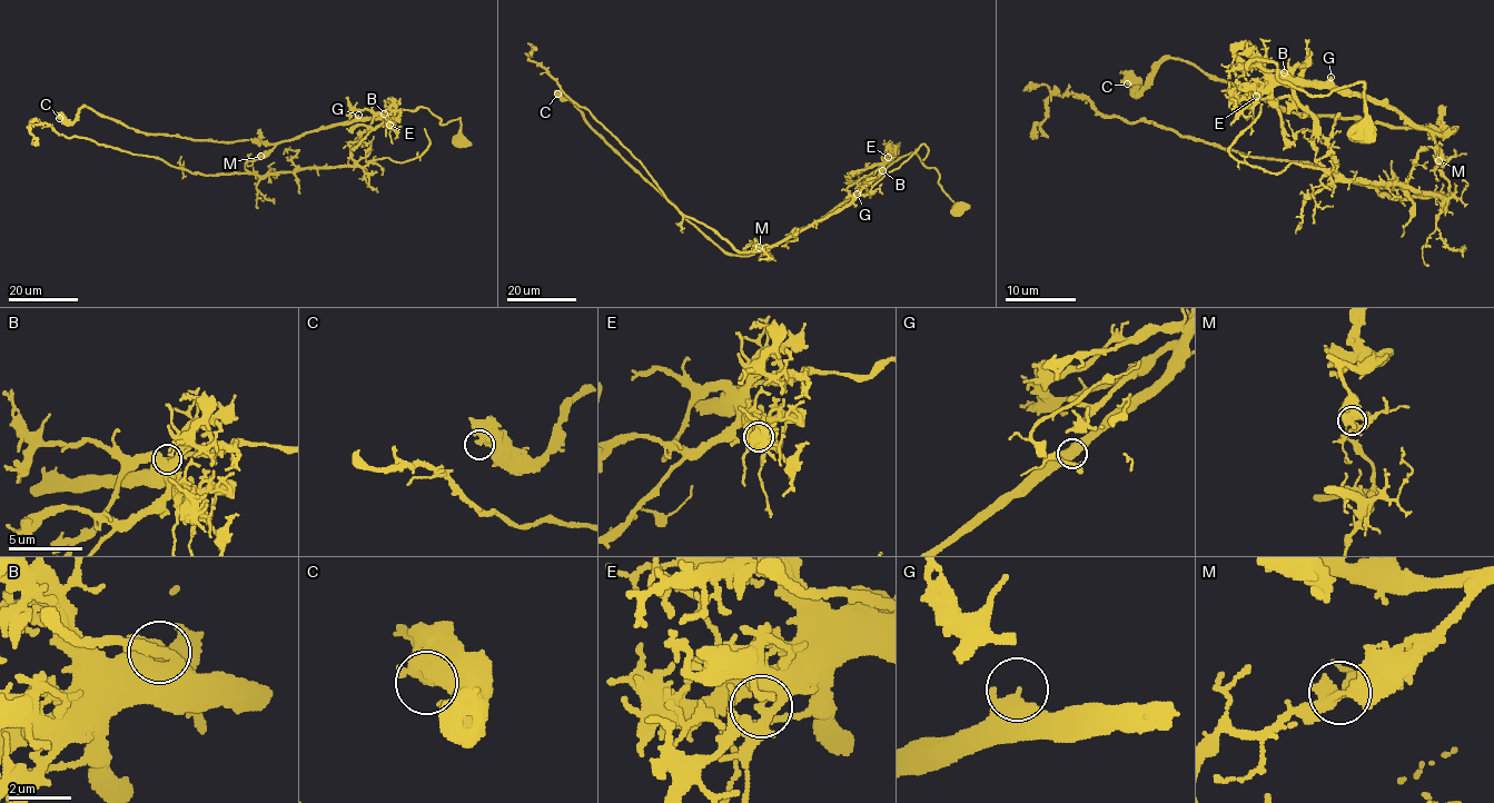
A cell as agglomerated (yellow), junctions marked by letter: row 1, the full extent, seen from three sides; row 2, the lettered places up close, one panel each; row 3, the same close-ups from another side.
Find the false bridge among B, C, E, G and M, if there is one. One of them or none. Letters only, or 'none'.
M

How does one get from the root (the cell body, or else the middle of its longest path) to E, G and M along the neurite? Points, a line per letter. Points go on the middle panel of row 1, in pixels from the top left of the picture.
E: (959, 209), (939, 185), (939, 175), (935, 168), (927, 168), (916, 154), (909, 152), (883, 169), (888, 157)
G: (959, 209), (939, 185), (937, 170), (927, 168), (913, 152), (899, 157), (857, 194)
M: (959, 209), (939, 185), (937, 170), (927, 168), (916, 154), (909, 152), (814, 222), (778, 243), (759, 246)

